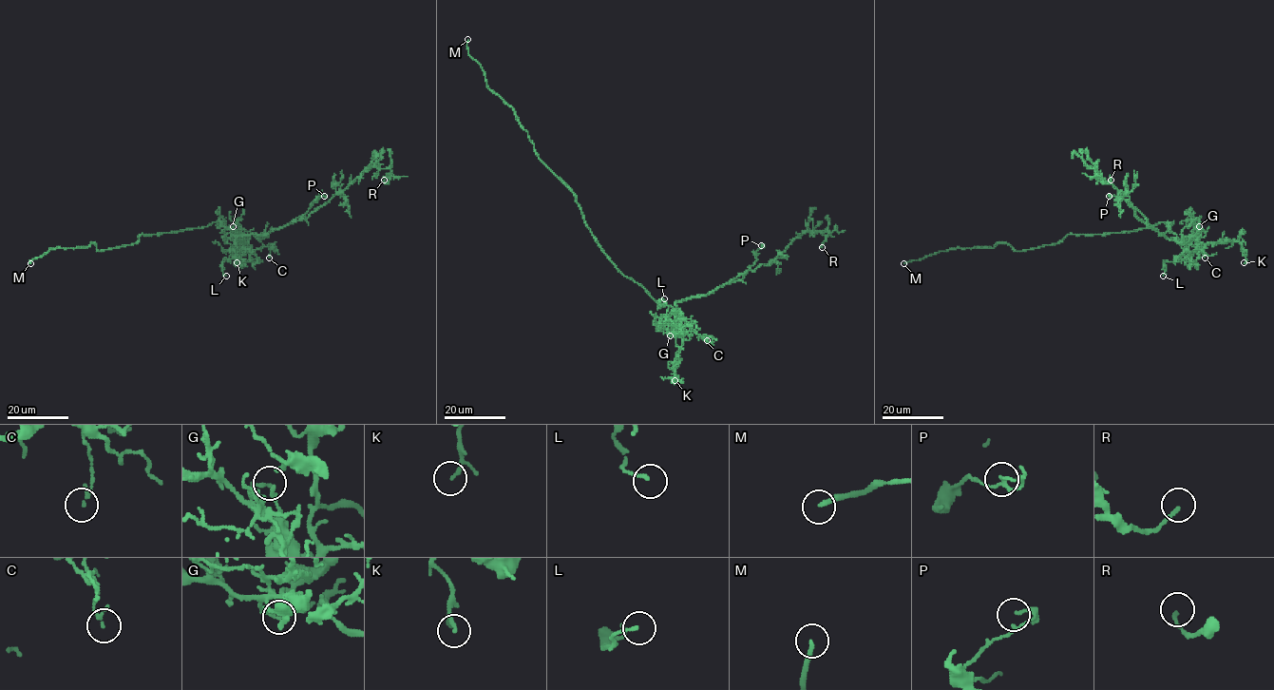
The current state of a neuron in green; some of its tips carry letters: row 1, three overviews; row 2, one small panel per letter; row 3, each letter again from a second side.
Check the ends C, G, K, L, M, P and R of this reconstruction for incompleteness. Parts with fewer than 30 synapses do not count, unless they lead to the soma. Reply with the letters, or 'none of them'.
M

